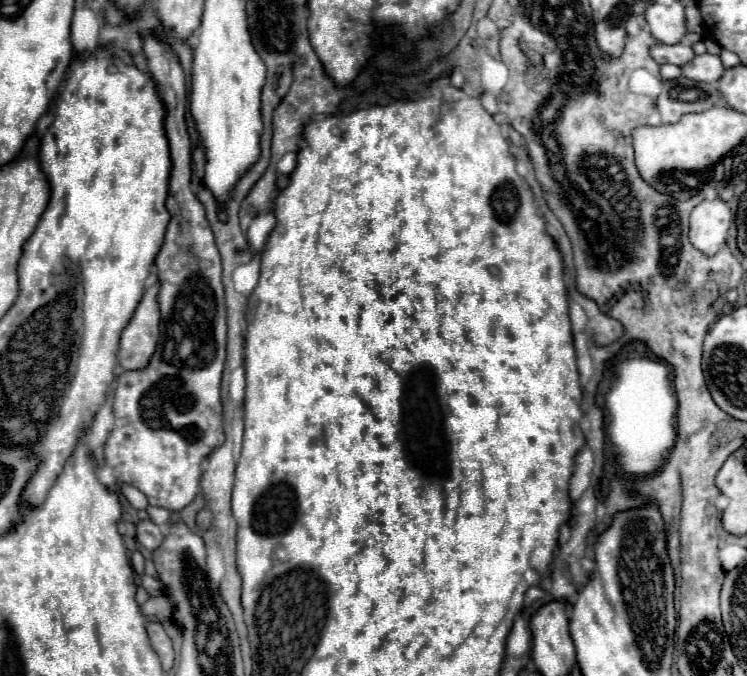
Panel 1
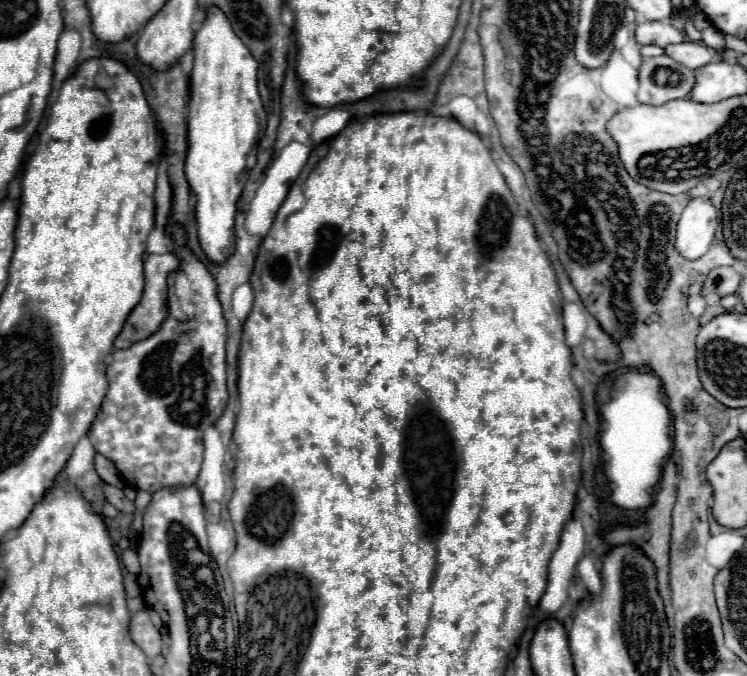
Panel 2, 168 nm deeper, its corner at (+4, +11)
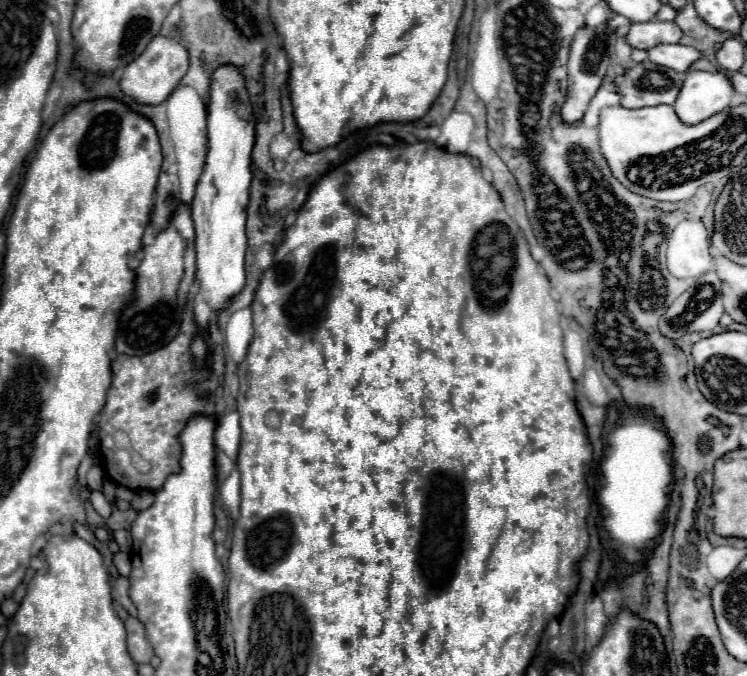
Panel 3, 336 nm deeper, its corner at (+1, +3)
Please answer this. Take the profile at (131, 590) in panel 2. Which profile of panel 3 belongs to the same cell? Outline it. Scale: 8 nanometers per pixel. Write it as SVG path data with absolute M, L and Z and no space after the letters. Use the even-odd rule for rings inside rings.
M118 577L118 579L114 581L112 597L114 597L114 601L116 601L118 605L122 605L128 613L134 613L134 603L132 603L128 591L130 591L130 581L128 581L126 577Z

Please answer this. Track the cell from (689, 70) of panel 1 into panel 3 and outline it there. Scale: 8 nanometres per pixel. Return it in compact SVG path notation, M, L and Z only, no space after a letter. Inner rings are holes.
M656 45L648 49L648 59L656 65L664 65L676 69L680 73L688 73L690 67L702 57L702 53L694 47L686 45Z

